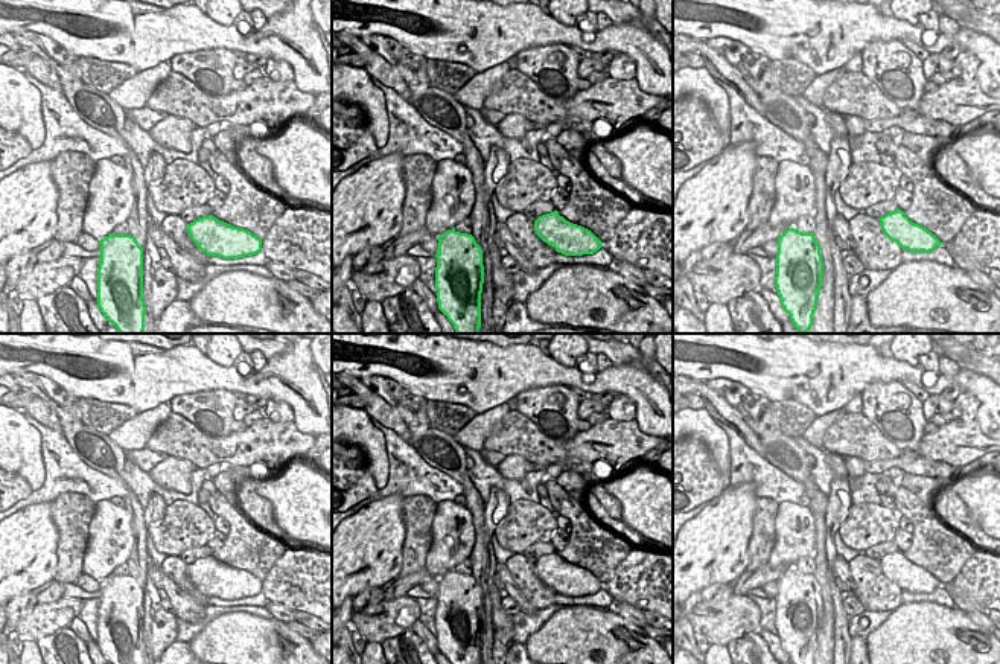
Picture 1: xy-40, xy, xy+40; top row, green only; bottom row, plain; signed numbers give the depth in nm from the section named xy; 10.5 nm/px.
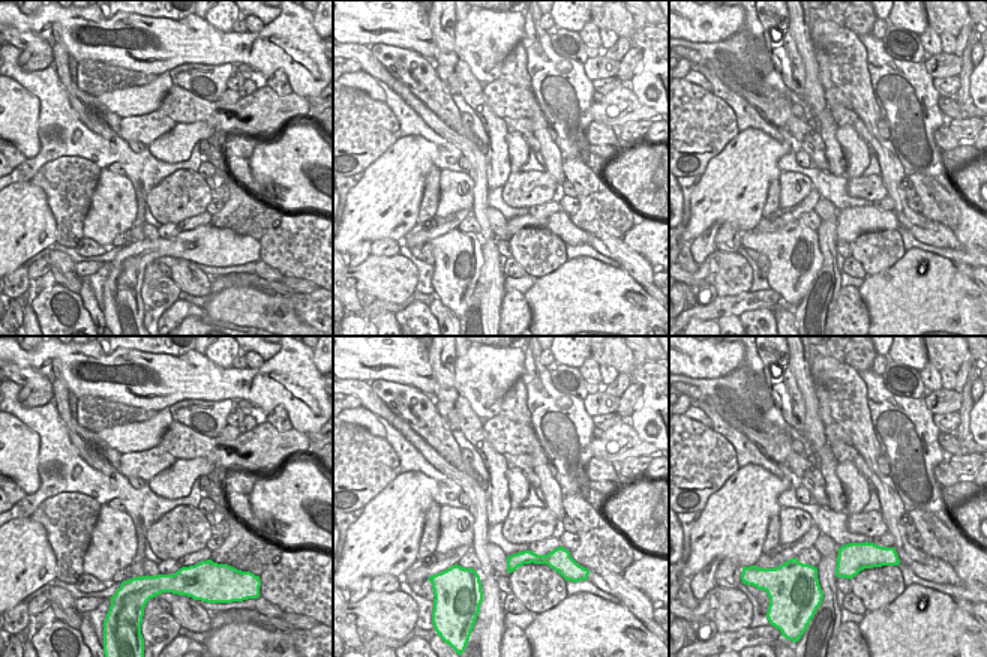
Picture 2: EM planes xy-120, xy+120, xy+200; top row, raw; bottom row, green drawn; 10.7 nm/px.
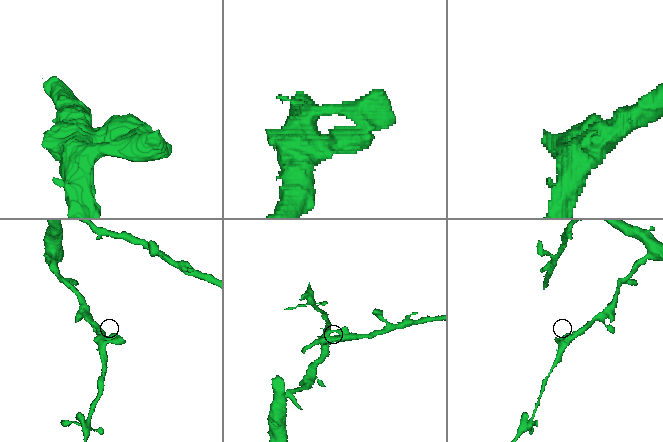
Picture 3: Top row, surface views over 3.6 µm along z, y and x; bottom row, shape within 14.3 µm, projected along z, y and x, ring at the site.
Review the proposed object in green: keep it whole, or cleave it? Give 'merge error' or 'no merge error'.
merge error

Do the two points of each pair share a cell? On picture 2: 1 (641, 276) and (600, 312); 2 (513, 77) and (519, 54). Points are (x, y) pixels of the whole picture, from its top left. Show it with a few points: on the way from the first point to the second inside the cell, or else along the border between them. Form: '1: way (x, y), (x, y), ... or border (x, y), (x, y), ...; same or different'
1: border (620, 266), (641, 285); different
2: way (513, 71), (516, 60); same

